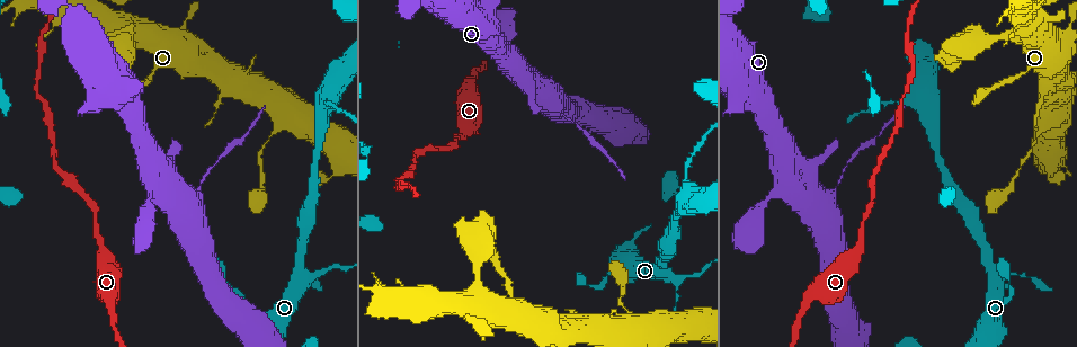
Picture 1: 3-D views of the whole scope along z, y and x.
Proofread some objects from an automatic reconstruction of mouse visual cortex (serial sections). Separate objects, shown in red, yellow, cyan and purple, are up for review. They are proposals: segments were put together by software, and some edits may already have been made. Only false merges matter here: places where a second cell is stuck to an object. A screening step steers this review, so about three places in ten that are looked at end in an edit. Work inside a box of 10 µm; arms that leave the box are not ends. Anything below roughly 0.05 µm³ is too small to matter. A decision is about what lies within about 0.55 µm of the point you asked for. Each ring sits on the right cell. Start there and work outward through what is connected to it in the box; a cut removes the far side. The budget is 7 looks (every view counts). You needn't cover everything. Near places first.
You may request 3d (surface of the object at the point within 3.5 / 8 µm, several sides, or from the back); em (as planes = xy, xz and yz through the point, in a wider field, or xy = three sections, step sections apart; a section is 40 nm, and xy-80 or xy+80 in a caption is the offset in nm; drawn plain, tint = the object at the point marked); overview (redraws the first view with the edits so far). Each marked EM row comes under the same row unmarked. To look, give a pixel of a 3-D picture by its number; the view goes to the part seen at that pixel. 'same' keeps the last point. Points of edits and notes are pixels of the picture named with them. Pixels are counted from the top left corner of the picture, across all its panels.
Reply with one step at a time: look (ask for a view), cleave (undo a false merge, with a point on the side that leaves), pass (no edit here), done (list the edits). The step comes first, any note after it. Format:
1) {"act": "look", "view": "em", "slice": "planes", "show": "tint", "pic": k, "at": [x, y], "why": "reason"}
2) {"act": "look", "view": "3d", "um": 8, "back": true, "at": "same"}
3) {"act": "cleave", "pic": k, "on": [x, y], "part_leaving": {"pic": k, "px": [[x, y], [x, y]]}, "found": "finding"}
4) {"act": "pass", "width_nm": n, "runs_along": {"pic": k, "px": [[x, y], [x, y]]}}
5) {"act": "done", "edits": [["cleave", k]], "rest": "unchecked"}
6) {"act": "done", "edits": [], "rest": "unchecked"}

{"act": "look", "view": "3d", "um": 8, "pic": 1, "at": [865, 219], "why": "a narrow waist"}

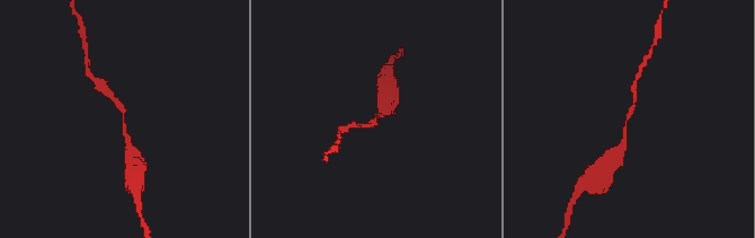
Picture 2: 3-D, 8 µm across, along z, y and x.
{"act": "look", "view": "3d", "um": 3.5, "at": "same"}

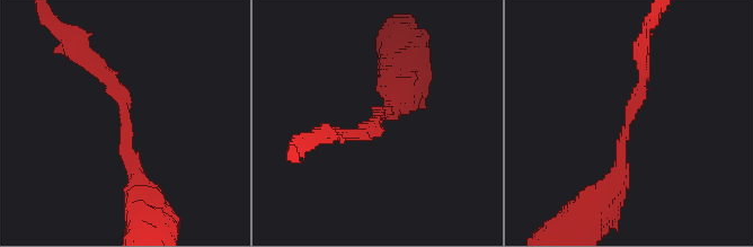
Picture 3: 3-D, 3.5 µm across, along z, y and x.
{"act": "look", "view": "em", "slice": "xy", "step": 1, "show": "tint", "pic": 3, "at": [628, 123]}

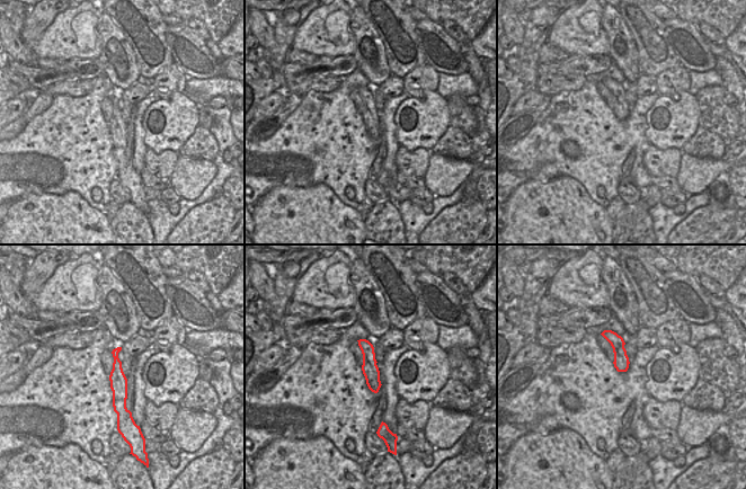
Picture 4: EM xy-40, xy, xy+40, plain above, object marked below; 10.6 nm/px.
{"act": "pass", "runs_along": {"pic": 3, "px": [[144, 192], [124, 102], [89, 67]]}, "found": "continuous, no second cell"}

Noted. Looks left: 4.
{"act": "look", "view": "3d", "um": 3.5, "pic": 1, "at": [808, 205]}

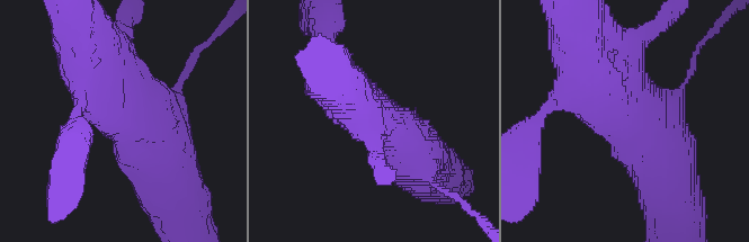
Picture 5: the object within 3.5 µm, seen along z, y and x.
{"act": "look", "view": "em", "slice": "xy", "step": 5, "show": "tint", "pic": 5, "at": [129, 115]}

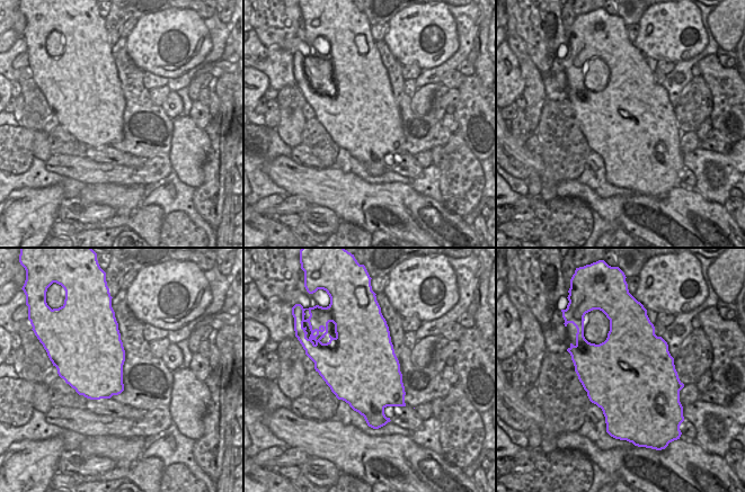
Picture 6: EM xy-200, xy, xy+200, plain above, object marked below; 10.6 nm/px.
{"act": "pass", "runs_along": {"pic": 5, "px": [[598, 89], [653, 144], [670, 196]]}, "found": "one cell here"}

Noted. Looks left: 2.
{"act": "look", "view": "3d", "um": 8, "pic": 1, "at": [674, 277], "why": "thin arm on a thick one"}

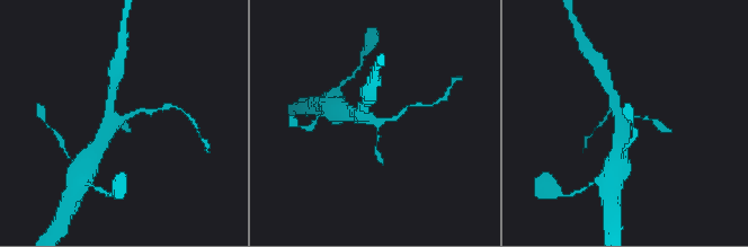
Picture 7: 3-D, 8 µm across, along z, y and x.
{"act": "look", "view": "em", "slice": "xy", "step": 5, "show": "tint", "at": "same"}

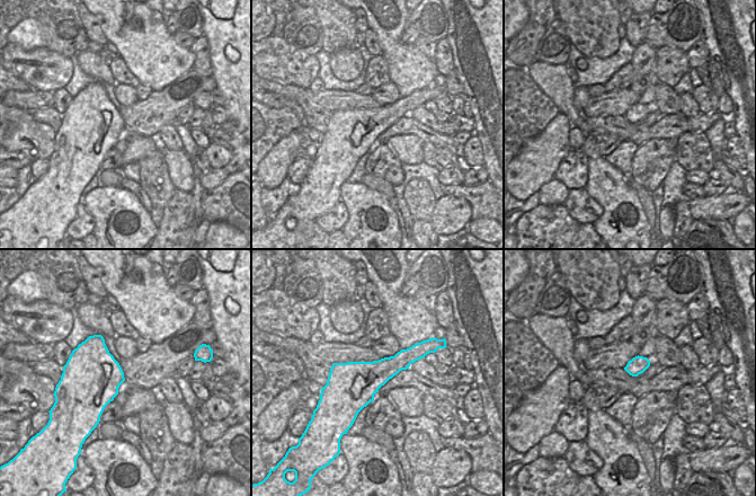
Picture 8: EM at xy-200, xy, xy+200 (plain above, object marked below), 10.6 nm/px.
{"act": "cleave", "pic": 7, "on": [150, 112], "part_leaving": {"pic": 7, "px": [[131, 114], [160, 107]]}, "found": "two cells meet here"}

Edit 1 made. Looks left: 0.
{"act": "done", "edits": [["cleave", 7]], "rest": "unchecked"}

